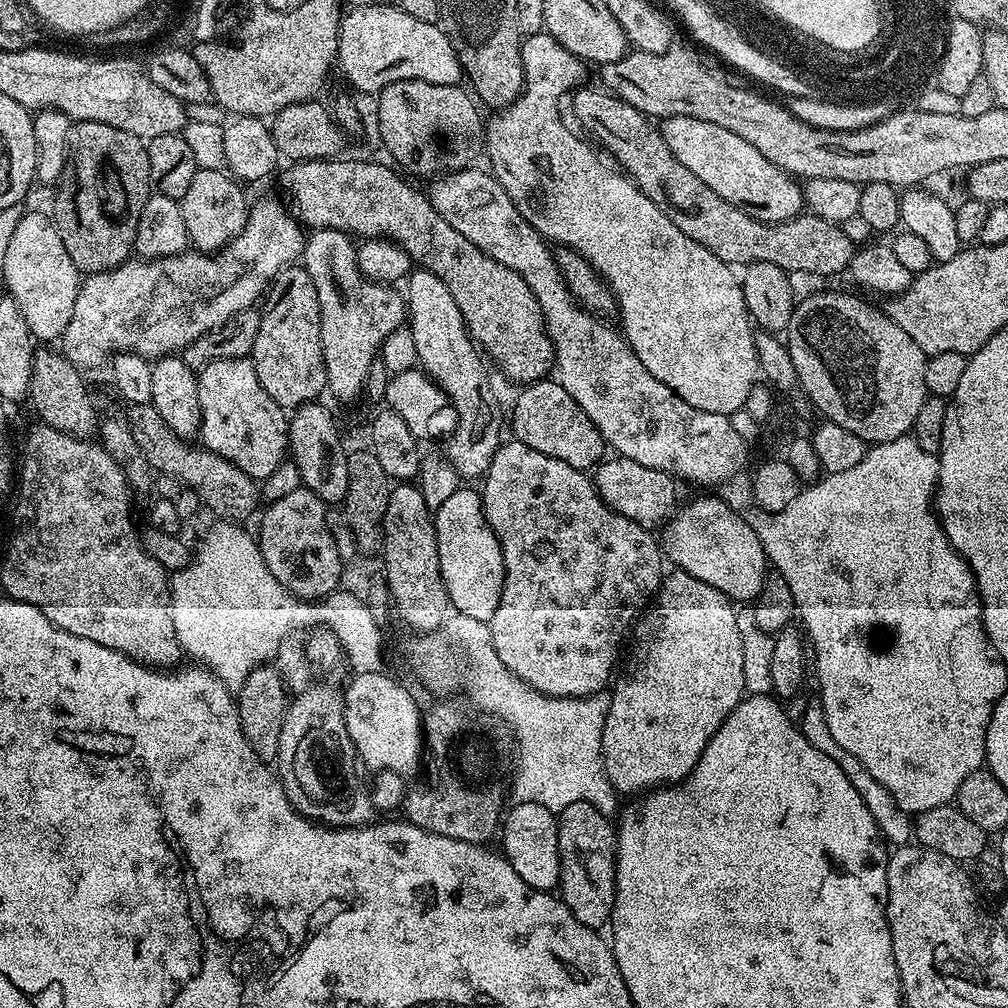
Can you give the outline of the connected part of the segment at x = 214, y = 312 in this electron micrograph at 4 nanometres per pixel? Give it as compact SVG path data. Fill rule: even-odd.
M260 200L257 204L255 201L242 234L234 237L215 255L185 250L179 256L163 256L157 260L129 258L117 268L85 275L80 282L78 298L74 298L70 326L66 326L62 337L65 358L81 370L96 368L117 352L133 352L155 362L161 356L183 353L194 338L221 328L234 314L253 307L257 303L255 300L259 301L267 293L272 279L284 267L295 265L304 250L305 229L295 215L281 204L276 200Z

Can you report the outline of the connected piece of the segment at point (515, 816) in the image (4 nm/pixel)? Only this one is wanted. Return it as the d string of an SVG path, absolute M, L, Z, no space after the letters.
M538 802L513 803L511 807L502 820L502 855L510 862L510 866L514 866L514 874L518 874L518 878L522 878L526 886L552 892L560 883L557 813L546 810L546 806L538 806Z

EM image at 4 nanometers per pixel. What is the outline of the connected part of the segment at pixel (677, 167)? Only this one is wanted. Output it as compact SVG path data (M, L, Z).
M577 87L570 96L577 122L623 169L628 179L644 191L646 198L650 198L650 202L686 234L686 238L694 238L694 242L706 246L710 254L718 254L722 262L733 266L774 262L774 266L782 266L789 274L809 272L812 276L836 276L847 269L857 245L844 236L841 225L813 214L801 214L781 224L767 224L747 216L741 208L726 202L726 198L718 198L702 178L686 170L686 166L670 154L670 146L666 146L659 127L644 113L634 110L634 106L622 102L607 90L584 87Z

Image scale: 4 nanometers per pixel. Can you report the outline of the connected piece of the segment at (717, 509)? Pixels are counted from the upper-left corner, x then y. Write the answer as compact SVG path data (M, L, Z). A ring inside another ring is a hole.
M704 495L708 496L689 499L669 516L668 523L662 528L663 555L669 565L698 578L698 582L706 582L706 586L714 586L714 590L729 600L755 601L770 573L768 555L762 550L762 542L758 534L742 522L740 514L719 495Z

